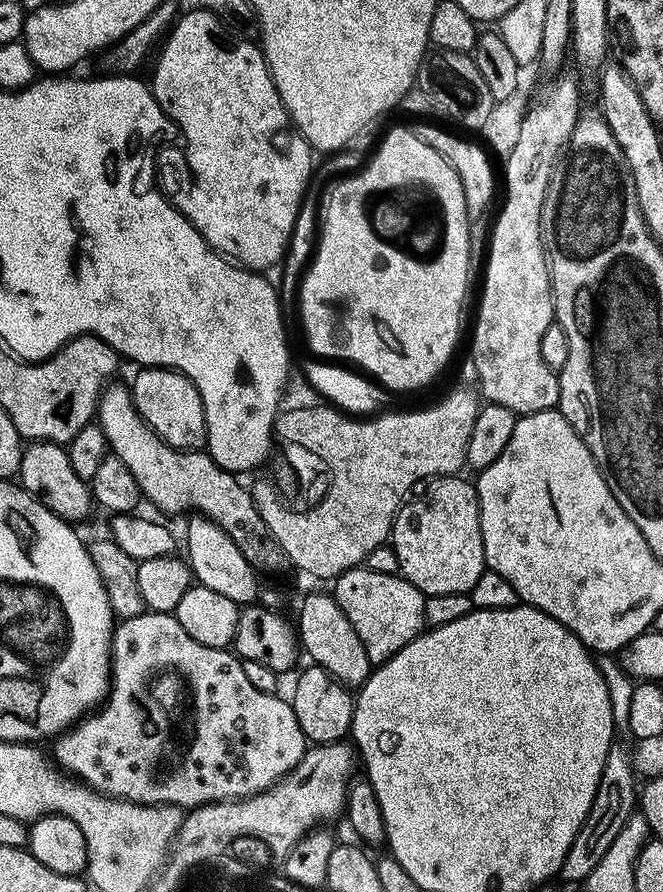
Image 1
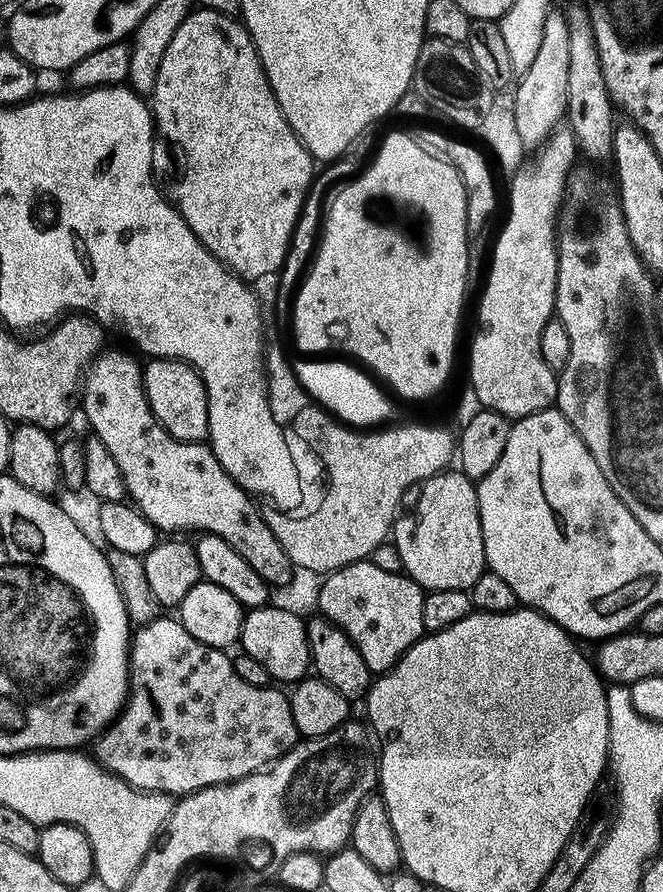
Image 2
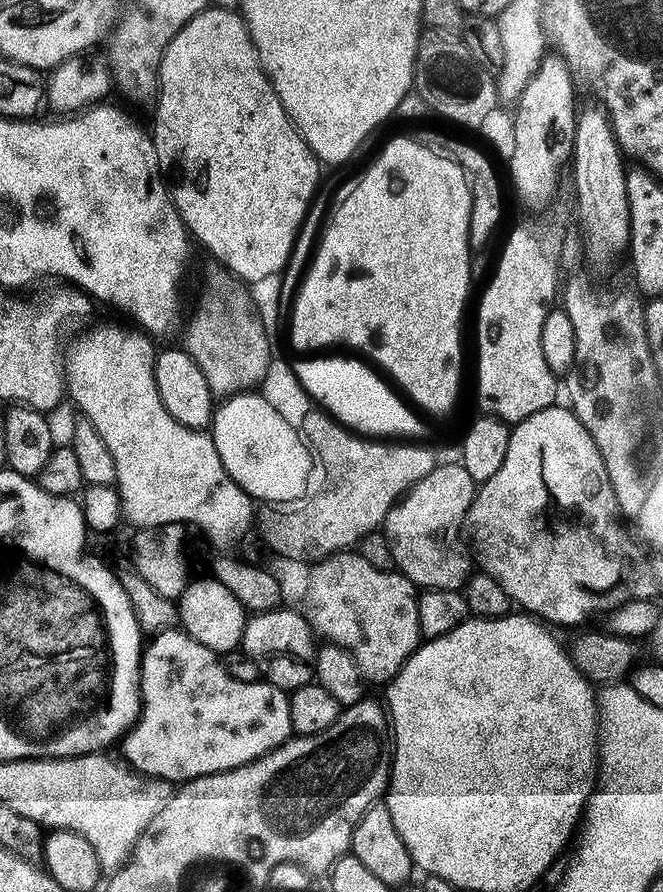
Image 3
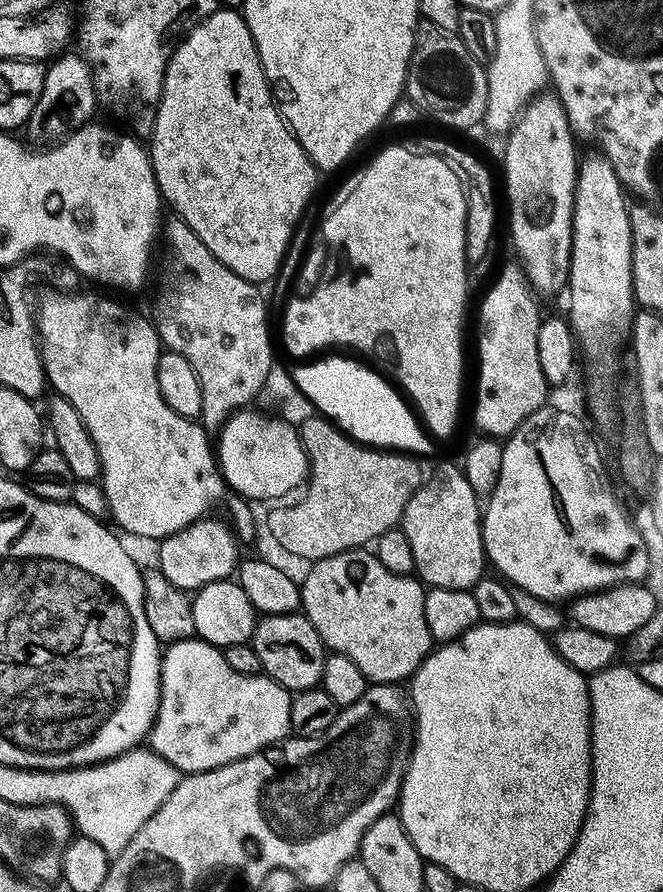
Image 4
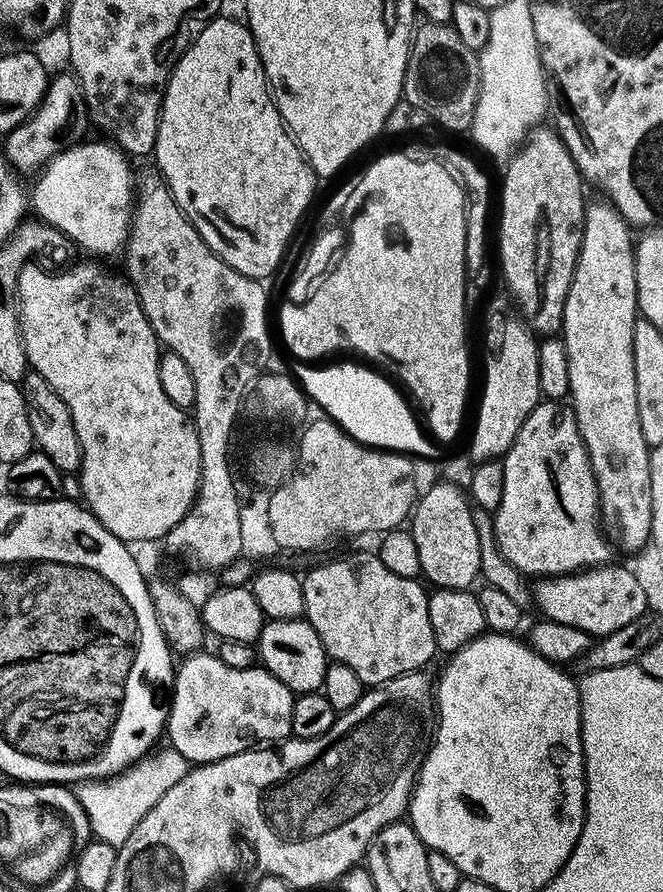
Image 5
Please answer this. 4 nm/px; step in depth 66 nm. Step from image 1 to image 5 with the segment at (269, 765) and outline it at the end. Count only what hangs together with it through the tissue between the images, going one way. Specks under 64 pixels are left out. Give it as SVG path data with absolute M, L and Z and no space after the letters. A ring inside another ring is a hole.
M201 650L195 654L188 654L183 657L184 660L179 661L178 667L174 672L172 682L172 691L168 701L168 727L166 729L167 743L174 749L178 750L178 754L182 754L182 758L186 758L189 765L199 766L201 764L212 764L215 760L222 758L230 758L239 752L246 752L253 746L263 745L265 742L283 742L292 736L292 727L290 726L290 714L292 713L292 702L294 694L282 682L278 682L278 678L274 678L274 674L270 674L263 666L253 666L246 670L234 670L230 666L226 666L226 662L222 662L219 655L212 654L207 656L207 651Z

